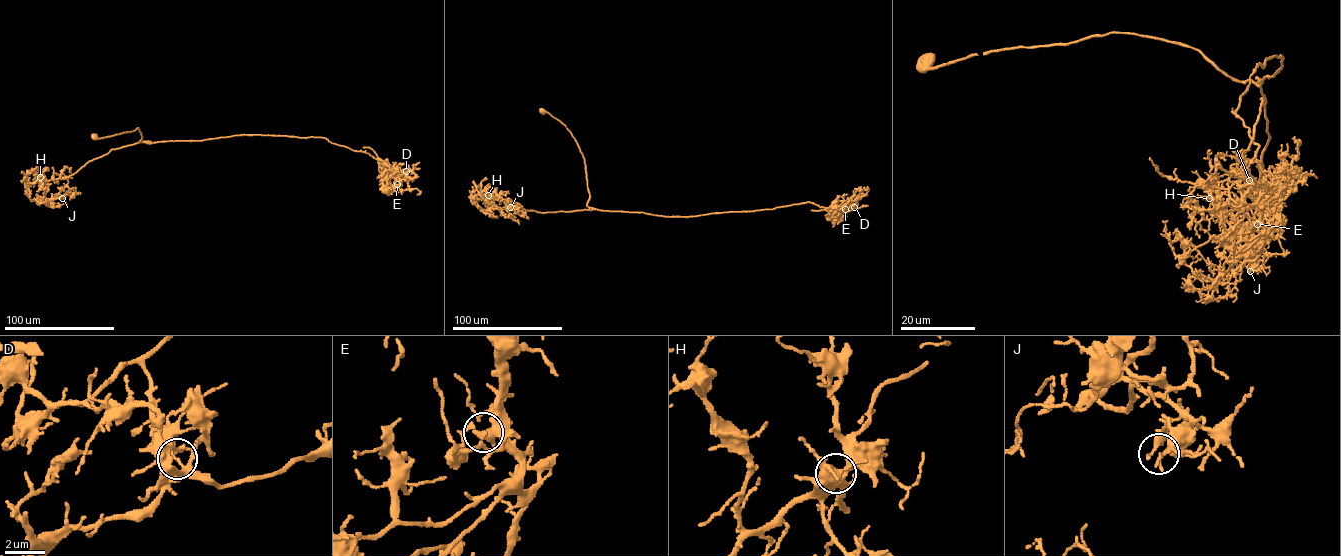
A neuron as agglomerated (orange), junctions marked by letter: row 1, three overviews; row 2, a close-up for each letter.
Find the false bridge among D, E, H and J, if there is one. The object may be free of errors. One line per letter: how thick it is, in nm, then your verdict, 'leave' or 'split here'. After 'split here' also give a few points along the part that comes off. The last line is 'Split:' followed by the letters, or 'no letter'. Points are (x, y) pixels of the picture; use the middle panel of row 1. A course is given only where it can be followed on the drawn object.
D: 150 nm | split here | (854, 207), (846, 211), (848, 202), (839, 201), (829, 219), (827, 216)
E: 130 nm | leave
H: 190 nm | leave
J: 130 nm | leave
Split: D

